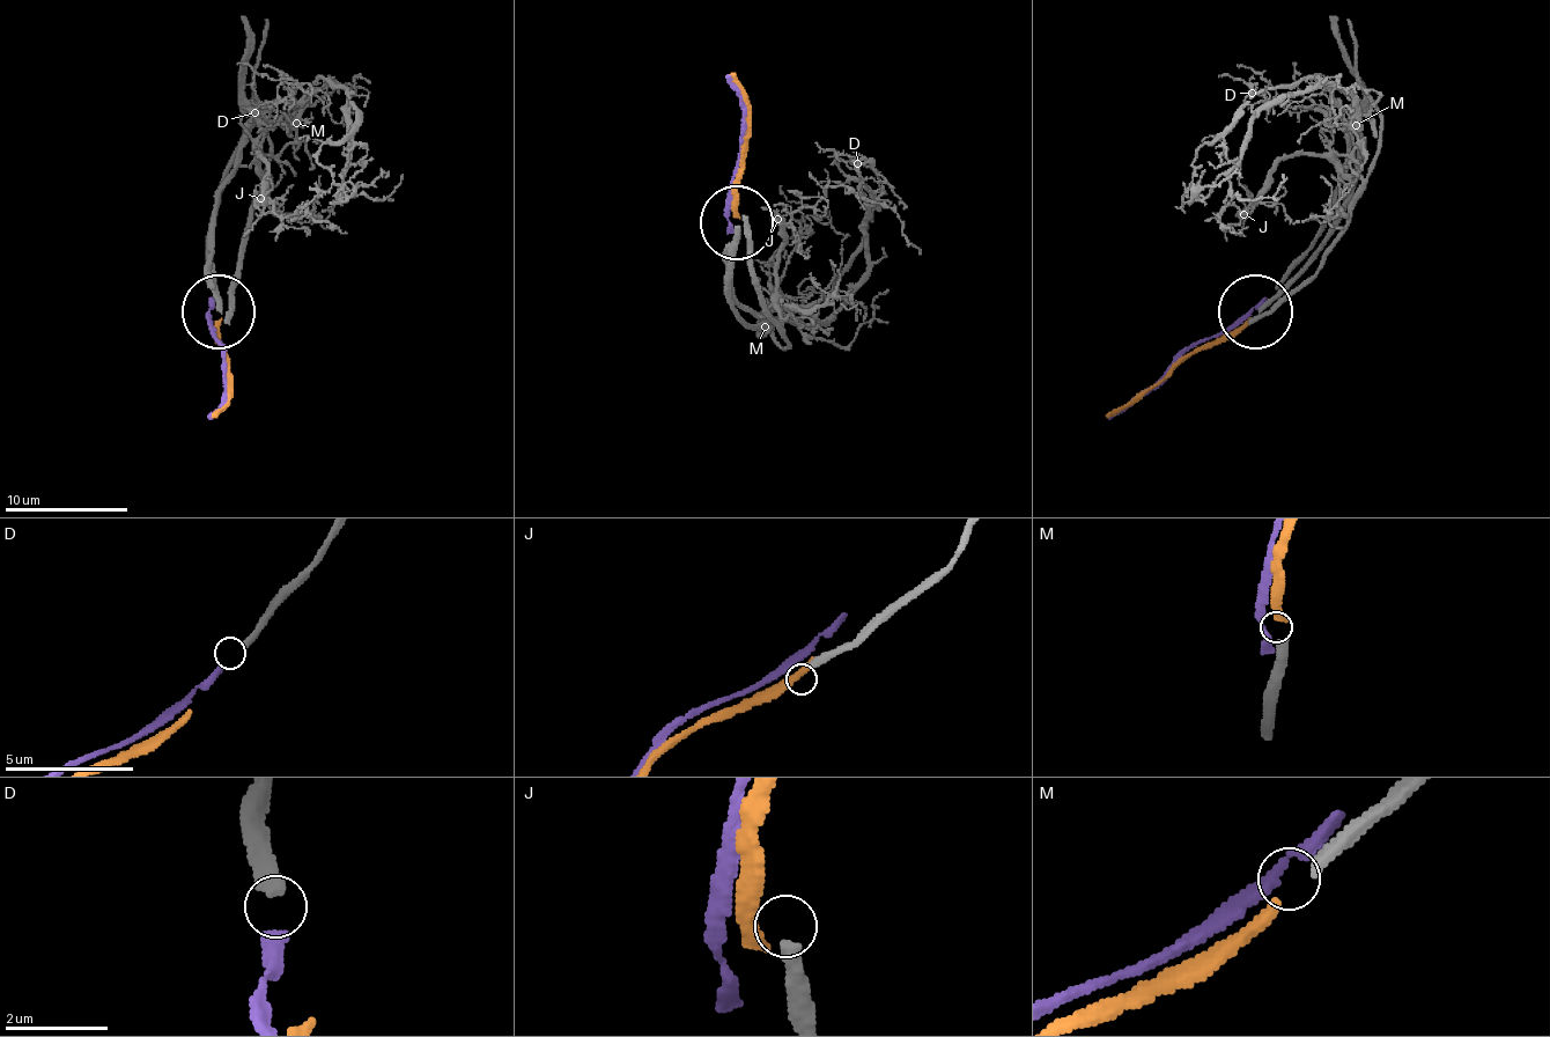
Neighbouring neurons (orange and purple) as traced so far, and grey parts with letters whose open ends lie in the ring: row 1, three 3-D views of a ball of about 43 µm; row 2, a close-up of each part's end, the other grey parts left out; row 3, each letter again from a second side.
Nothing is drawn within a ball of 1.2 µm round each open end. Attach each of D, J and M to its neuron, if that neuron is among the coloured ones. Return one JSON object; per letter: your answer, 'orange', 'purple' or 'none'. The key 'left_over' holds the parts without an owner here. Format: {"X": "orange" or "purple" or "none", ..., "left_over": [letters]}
{"D": "purple", "J": "none", "M": "orange", "left_over": ["J"]}

